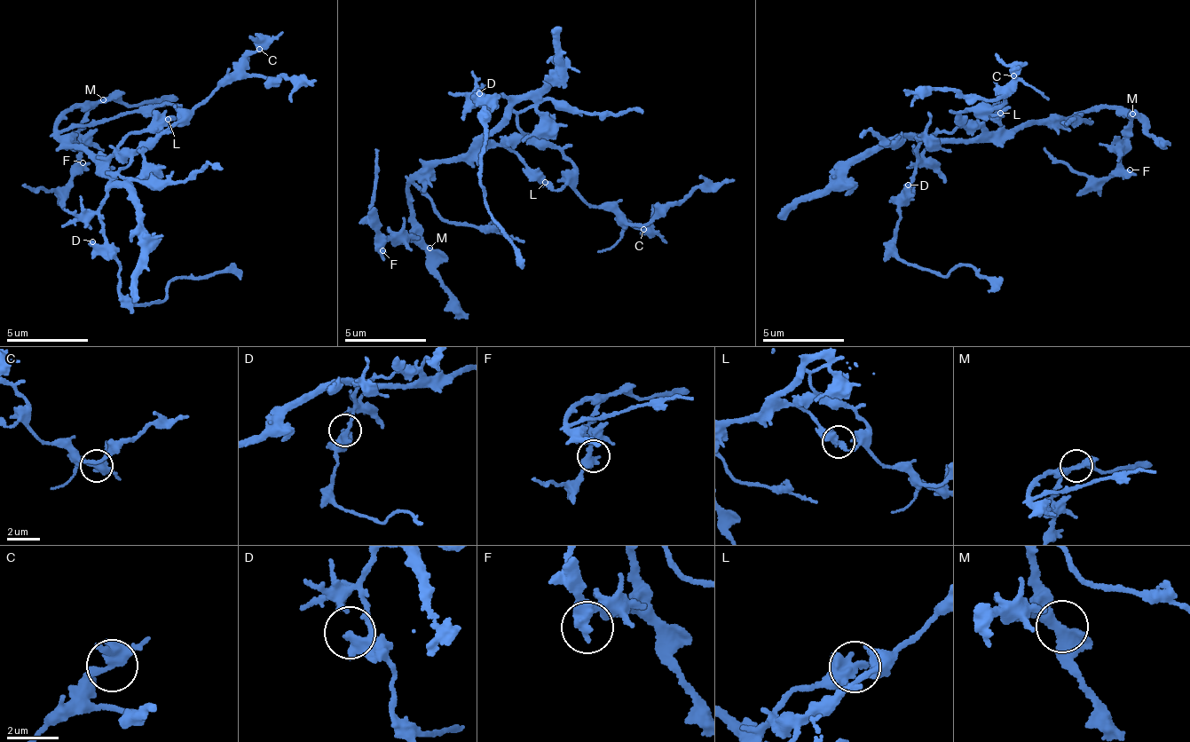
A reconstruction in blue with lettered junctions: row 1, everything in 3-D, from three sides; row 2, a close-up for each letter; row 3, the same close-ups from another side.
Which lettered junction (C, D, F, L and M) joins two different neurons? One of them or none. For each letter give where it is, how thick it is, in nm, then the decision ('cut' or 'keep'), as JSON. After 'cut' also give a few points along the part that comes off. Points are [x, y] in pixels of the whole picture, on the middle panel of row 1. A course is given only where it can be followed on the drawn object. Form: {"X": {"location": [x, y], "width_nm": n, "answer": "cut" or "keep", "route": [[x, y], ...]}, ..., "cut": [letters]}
{"C": {"location": [643, 229], "width_nm": 380, "answer": "keep"}, "D": {"location": [479, 93], "width_nm": 320, "answer": "keep"}, "F": {"location": [382, 250], "width_nm": 360, "answer": "keep"}, "L": {"location": [545, 182], "width_nm": 400, "answer": "cut", "route": [[546, 183], [560, 183], [571, 157], [519, 128], [524, 111], [550, 98], [568, 101], [595, 113], [641, 109]]}, "M": {"location": [429, 248], "width_nm": 400, "answer": "keep"}, "cut": ["L"]}

